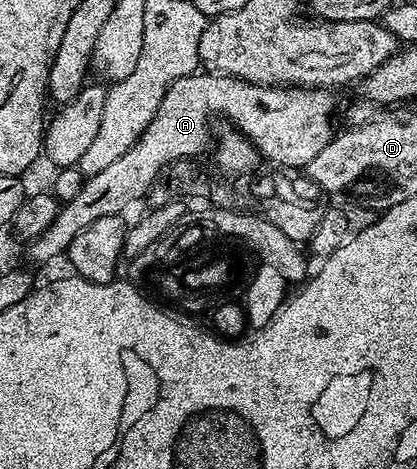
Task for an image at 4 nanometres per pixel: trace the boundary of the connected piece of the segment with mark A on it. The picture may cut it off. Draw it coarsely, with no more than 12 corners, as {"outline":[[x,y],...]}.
{"outline":[[205,70],[168,86],[116,162],[29,241],[46,264],[145,201],[227,116],[263,161],[305,169],[336,135],[328,88]]}

